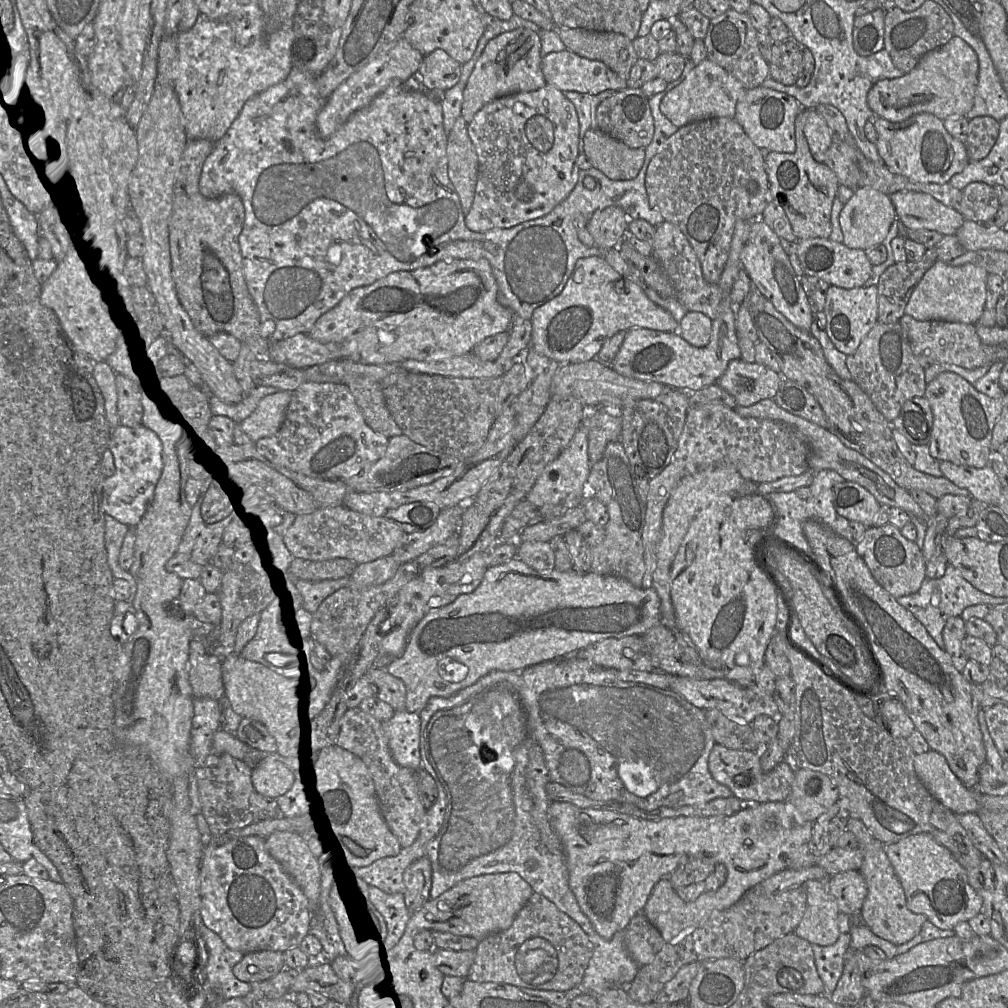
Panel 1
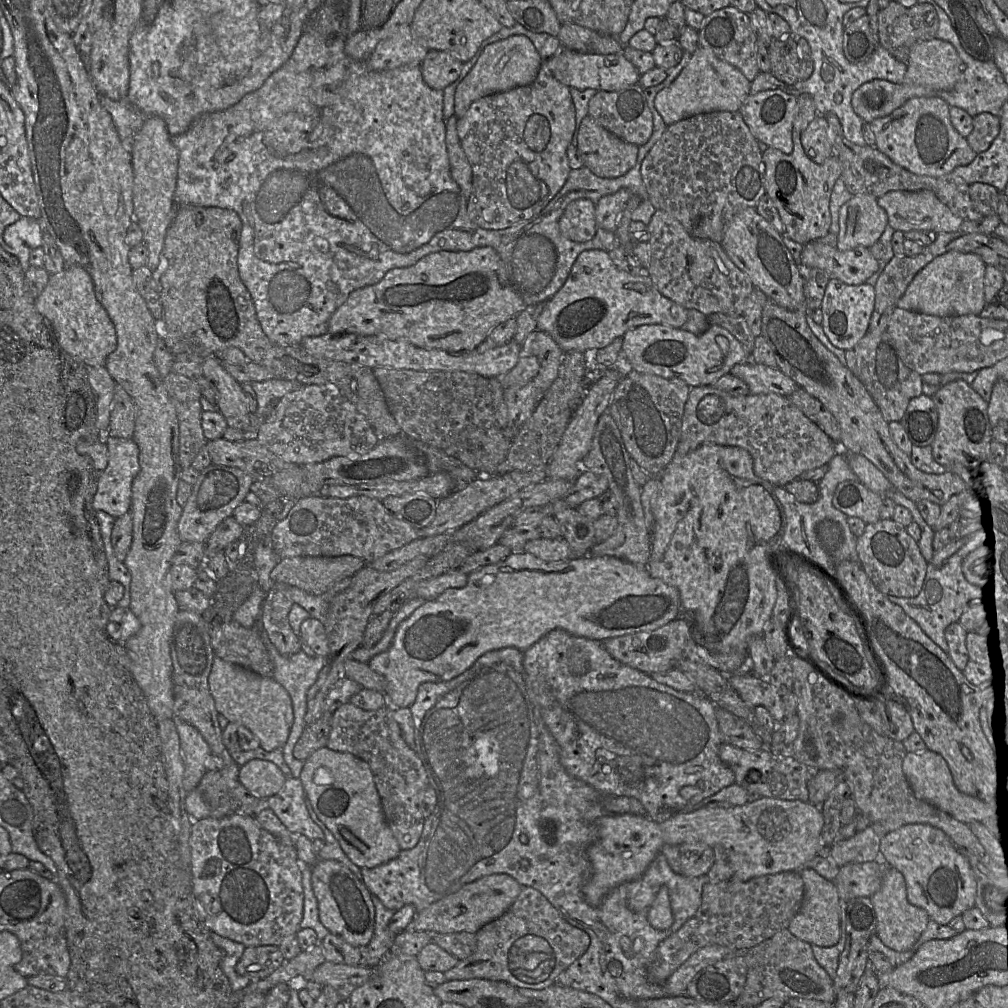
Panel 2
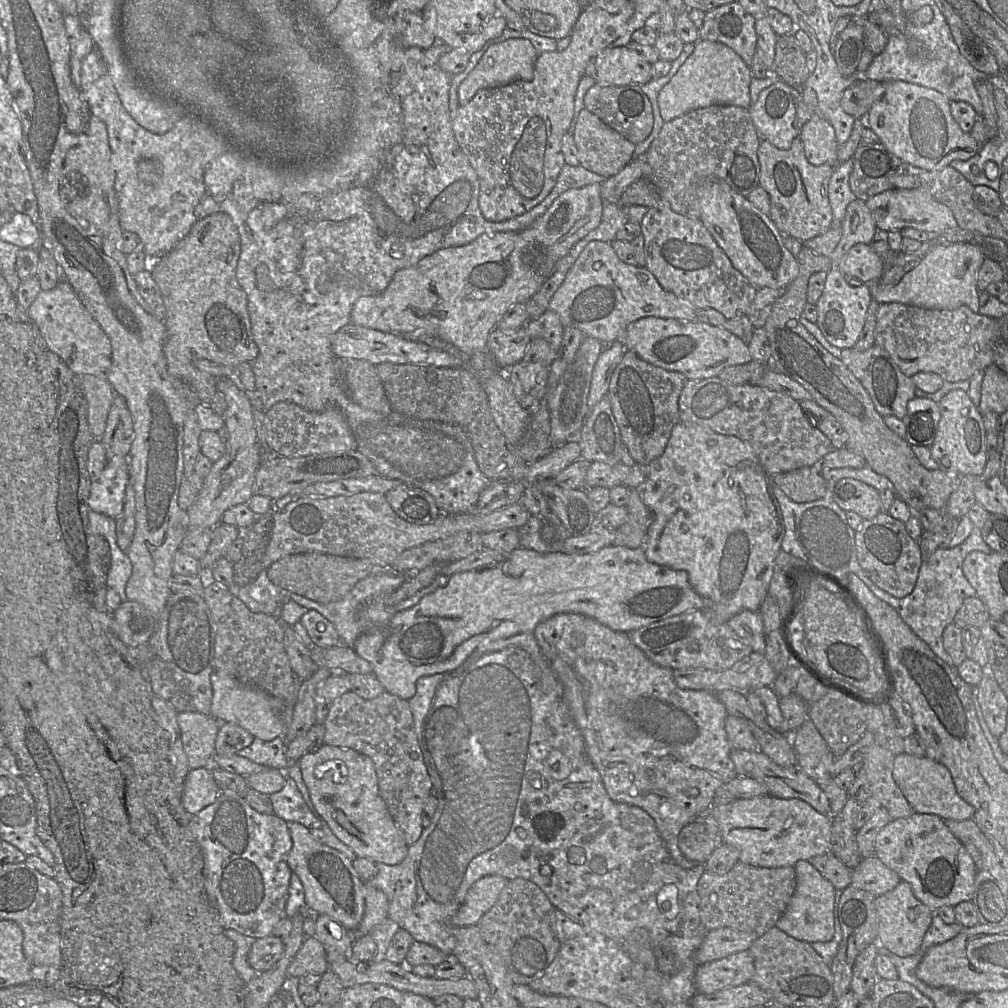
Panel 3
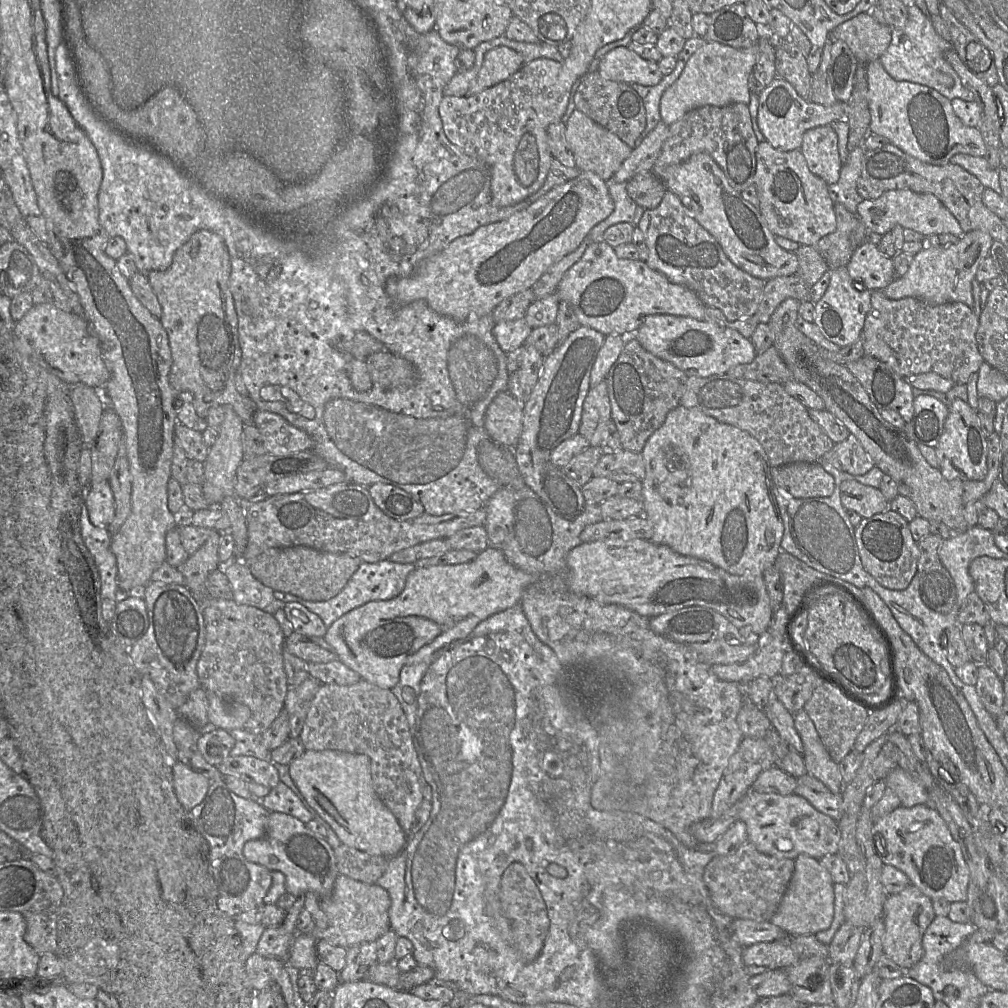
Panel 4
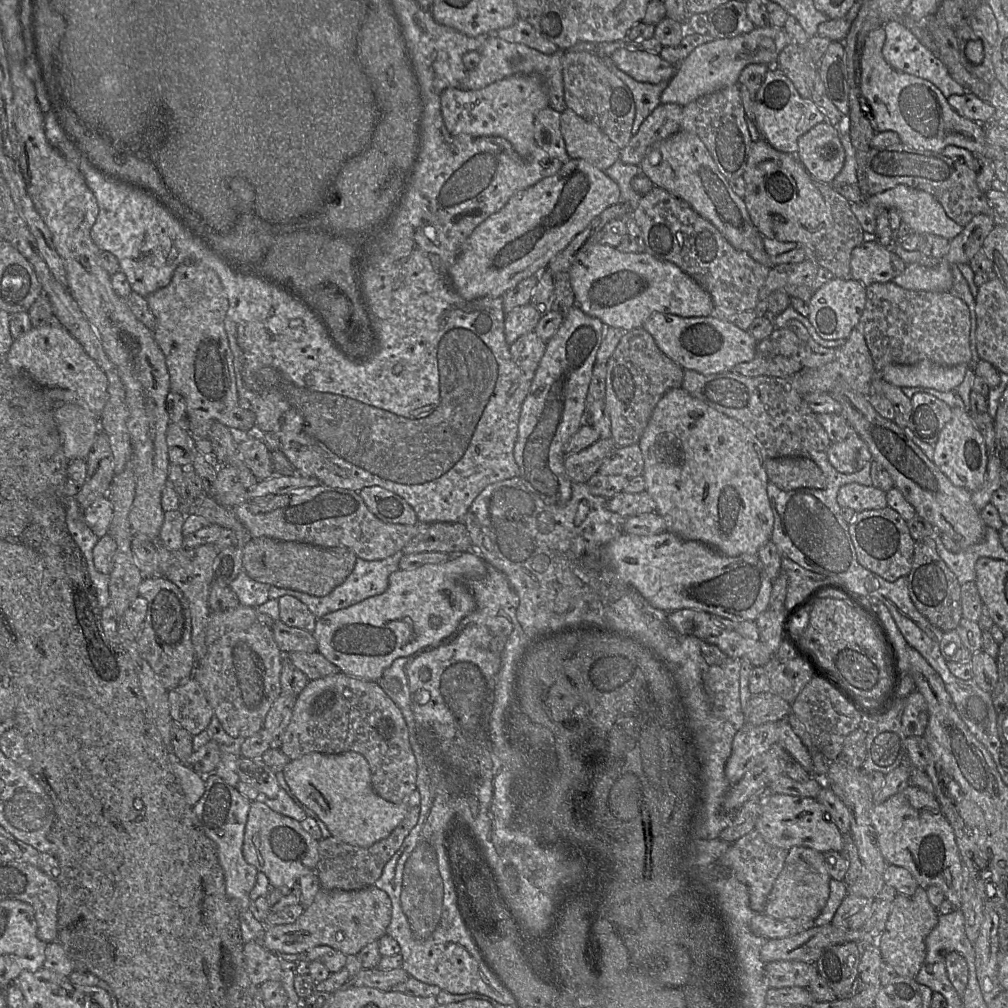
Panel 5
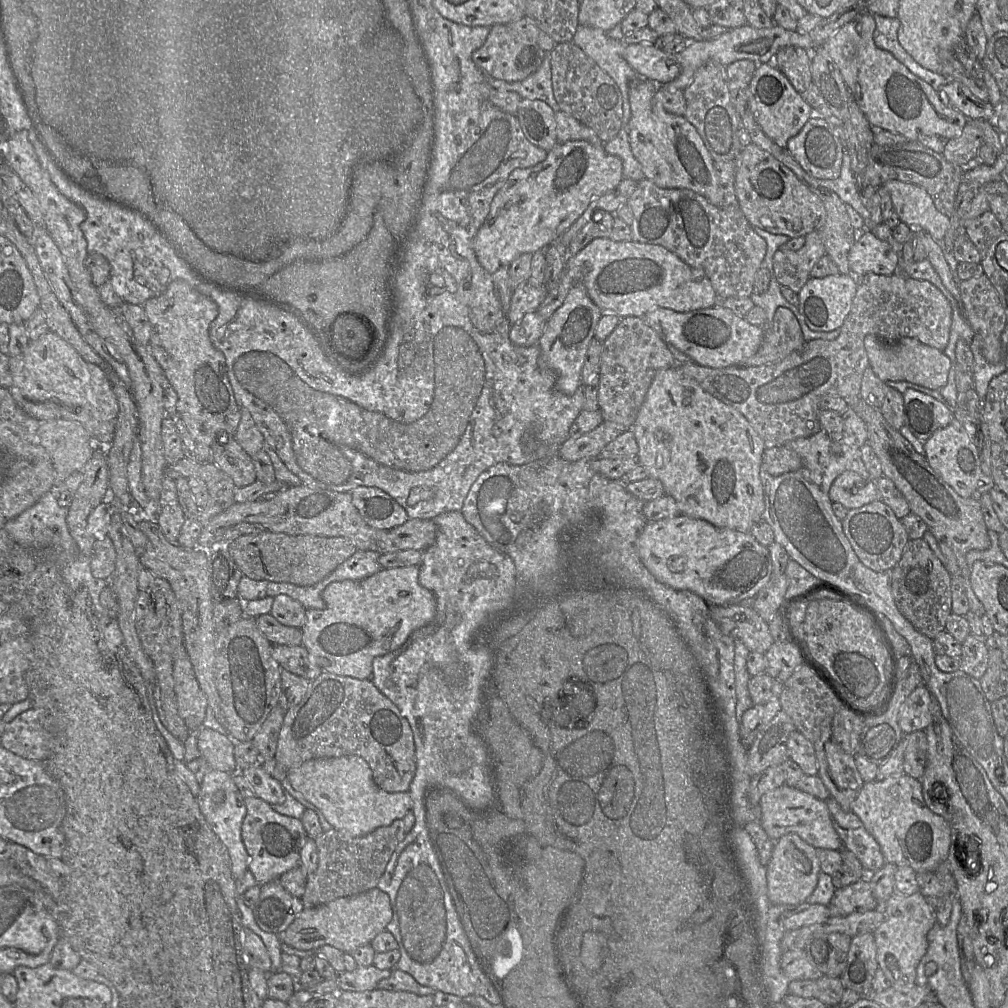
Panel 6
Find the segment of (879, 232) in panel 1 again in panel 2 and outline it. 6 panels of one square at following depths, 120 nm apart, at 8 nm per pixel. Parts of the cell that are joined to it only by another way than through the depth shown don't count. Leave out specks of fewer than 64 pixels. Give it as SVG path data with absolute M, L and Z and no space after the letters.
M869 194L854 195L840 208L836 247L840 251L859 246L870 248L887 225L886 212L878 205L877 198Z

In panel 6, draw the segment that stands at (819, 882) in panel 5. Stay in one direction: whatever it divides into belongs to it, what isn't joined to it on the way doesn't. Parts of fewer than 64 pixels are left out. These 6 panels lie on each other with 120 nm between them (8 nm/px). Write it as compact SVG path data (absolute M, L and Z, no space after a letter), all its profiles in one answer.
M785 834L774 843L771 858L767 865L767 896L777 905L797 906L806 902L817 885L821 872L817 850L796 834Z

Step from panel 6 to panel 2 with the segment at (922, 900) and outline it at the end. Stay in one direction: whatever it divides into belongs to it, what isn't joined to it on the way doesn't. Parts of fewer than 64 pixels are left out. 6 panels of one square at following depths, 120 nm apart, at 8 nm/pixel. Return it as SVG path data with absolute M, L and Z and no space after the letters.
M884 865L881 886L871 900L877 919L876 934L880 940L895 951L910 950L926 929L930 917L926 910L909 902L906 881L901 872Z

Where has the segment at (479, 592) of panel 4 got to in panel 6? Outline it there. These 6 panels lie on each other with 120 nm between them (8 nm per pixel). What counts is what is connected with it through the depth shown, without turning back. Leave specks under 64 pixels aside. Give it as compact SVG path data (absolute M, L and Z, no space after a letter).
M419 566L382 569L362 580L330 583L323 590L324 609L306 609L302 646L311 659L324 671L340 676L371 680L372 661L402 647L411 635L425 626L436 627L438 620L435 595L419 583Z

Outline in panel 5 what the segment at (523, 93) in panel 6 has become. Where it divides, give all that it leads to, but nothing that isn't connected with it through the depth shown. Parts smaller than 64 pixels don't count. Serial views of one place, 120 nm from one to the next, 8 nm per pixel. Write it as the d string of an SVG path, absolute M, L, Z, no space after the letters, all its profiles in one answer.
M488 34L480 49L480 62L474 69L467 71L459 88L477 90L515 74L534 74L544 85L549 97L549 107L563 113L567 108L564 100L563 55L564 52L560 49L552 55L546 55L526 45L507 42L496 34Z

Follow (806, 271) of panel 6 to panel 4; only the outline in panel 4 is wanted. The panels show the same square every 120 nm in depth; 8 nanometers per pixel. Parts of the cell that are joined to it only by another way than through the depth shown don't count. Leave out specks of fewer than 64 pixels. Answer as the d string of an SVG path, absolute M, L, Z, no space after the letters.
M796 273L789 276L775 277L765 281L763 294L755 313L760 323L768 323L778 305L787 298L799 301L810 299L810 289Z

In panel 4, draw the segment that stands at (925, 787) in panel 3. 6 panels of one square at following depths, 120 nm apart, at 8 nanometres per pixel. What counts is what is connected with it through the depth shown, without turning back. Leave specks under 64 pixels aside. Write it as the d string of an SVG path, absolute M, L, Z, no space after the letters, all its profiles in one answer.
M899 766L887 775L885 785L895 792L900 799L900 804L904 807L912 807L918 804L931 806L925 786Z

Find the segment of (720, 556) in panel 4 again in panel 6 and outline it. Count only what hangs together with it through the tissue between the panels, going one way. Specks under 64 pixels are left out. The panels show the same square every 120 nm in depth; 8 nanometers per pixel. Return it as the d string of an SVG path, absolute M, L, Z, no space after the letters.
M680 365L657 371L647 391L645 400L638 411L632 431L638 444L639 464L647 470L648 476L661 481L665 494L672 496L676 500L680 514L706 520L718 528L728 528L740 532L750 532L752 525L763 518L765 500L763 485L760 480L760 467L763 453L766 449L763 439L740 411L706 392L696 380L682 372Z

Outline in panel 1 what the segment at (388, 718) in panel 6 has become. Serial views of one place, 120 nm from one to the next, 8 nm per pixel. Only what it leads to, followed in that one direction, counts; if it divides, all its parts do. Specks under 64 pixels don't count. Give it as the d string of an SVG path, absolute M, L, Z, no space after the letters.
M359 707L348 709L341 720L338 747L357 755L366 764L375 784L381 813L402 848L411 846L420 834L426 808L417 791L418 772L397 764L391 754L383 723Z

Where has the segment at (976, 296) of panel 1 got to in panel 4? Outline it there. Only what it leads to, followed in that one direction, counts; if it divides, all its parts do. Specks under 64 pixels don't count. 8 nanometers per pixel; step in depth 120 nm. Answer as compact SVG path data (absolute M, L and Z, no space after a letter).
M973 230L962 235L955 244L925 246L914 256L907 272L881 291L887 298L894 300L913 297L928 304L962 302L973 309L972 282L980 263L990 255L993 241L988 233Z

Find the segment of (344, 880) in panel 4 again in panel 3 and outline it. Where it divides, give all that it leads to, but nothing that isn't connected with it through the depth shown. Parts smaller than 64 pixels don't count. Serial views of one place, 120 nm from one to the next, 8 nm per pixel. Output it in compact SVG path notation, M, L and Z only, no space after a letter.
M365 883L365 910L355 931L354 939L368 934L375 926L388 918L388 899L385 893Z

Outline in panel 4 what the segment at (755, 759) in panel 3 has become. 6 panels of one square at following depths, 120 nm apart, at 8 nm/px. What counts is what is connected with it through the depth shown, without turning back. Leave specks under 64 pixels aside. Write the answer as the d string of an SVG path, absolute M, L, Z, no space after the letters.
M806 773L797 778L794 794L805 798L815 809L838 821L842 795L832 793L821 781Z

